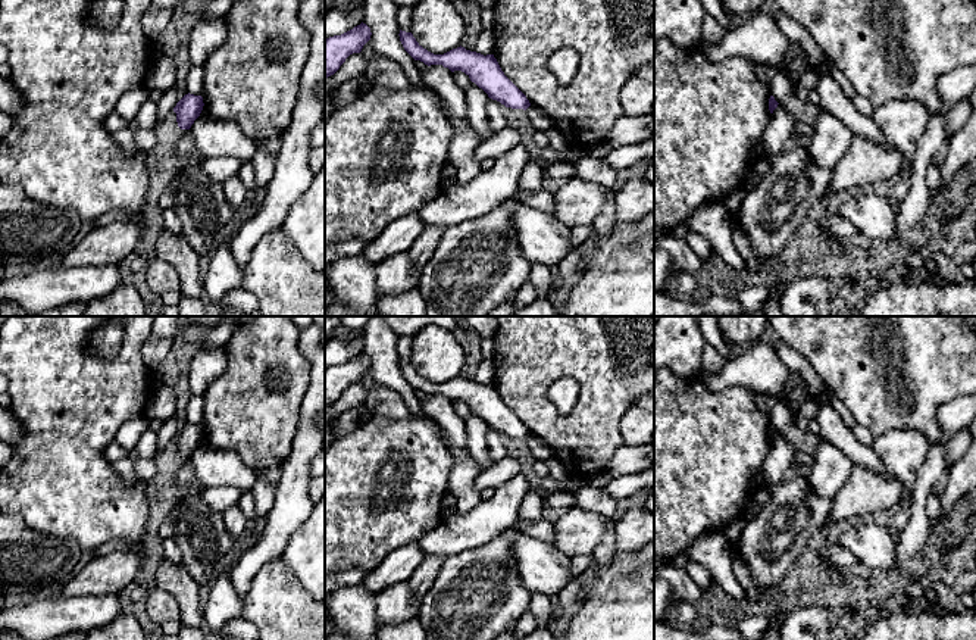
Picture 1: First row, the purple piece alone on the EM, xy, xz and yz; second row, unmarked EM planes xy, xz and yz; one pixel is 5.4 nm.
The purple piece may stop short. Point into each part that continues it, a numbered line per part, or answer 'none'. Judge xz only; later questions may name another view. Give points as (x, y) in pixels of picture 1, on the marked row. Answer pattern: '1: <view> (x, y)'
none

